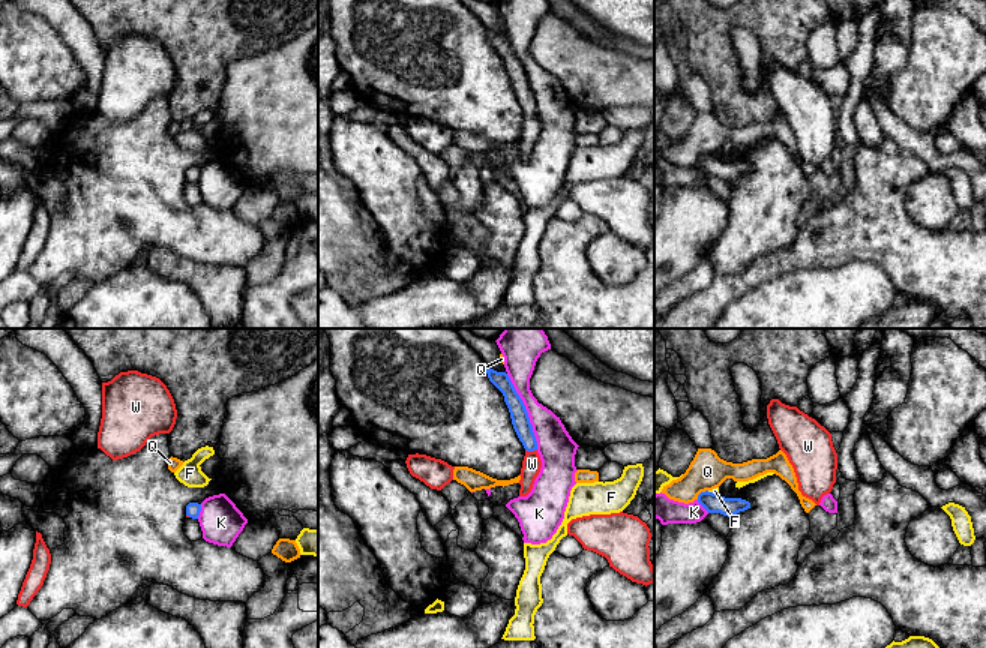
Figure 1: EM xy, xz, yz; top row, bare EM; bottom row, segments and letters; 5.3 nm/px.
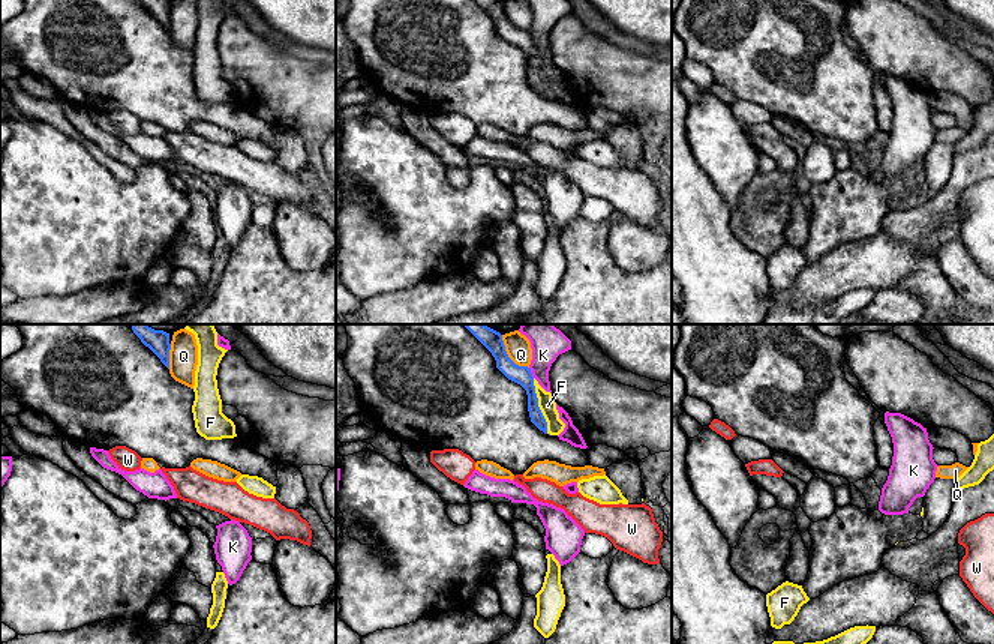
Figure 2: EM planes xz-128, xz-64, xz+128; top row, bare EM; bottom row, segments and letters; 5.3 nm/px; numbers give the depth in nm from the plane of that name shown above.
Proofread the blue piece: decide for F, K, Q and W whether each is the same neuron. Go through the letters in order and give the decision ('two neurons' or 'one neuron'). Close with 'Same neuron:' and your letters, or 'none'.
F: two neurons
K: two neurons
Q: two neurons
W: one neuron
Same neuron: W

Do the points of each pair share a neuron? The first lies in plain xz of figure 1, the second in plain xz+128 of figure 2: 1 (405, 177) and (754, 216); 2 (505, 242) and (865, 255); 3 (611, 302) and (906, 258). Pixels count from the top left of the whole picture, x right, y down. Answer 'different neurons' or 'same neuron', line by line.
1: different neurons
2: different neurons
3: different neurons

